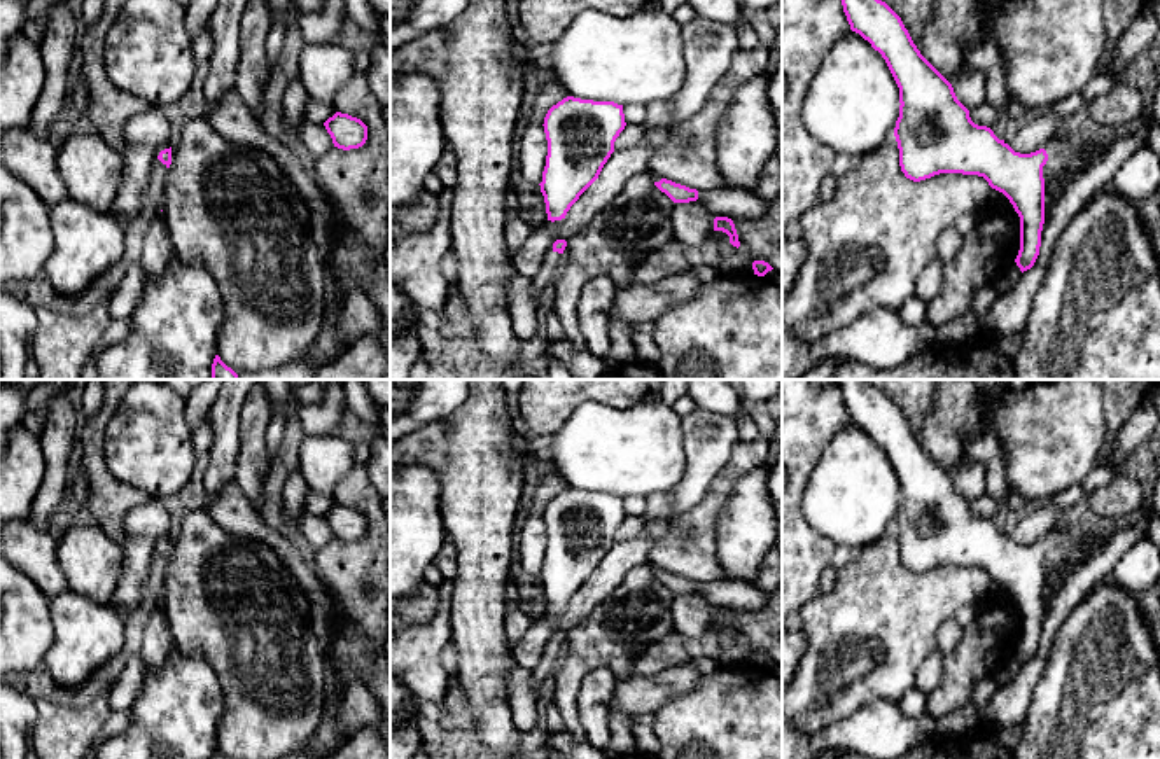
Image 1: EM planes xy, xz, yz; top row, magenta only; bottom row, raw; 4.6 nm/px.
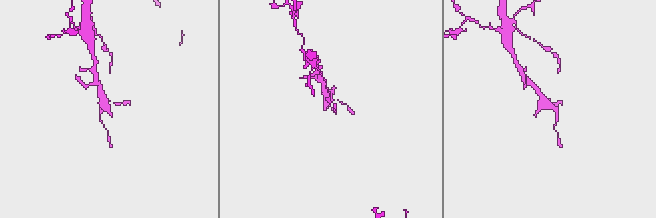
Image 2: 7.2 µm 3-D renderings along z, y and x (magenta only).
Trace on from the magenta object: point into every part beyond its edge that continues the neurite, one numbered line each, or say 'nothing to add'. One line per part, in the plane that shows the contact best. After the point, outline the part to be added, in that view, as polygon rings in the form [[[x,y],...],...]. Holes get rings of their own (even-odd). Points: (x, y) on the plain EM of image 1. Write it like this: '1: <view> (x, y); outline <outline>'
1: xz (541, 675); outline [[[549,644],[539,661],[539,665],[530,670],[532,689],[539,693],[544,686],[551,682],[562,659],[562,645]]]

